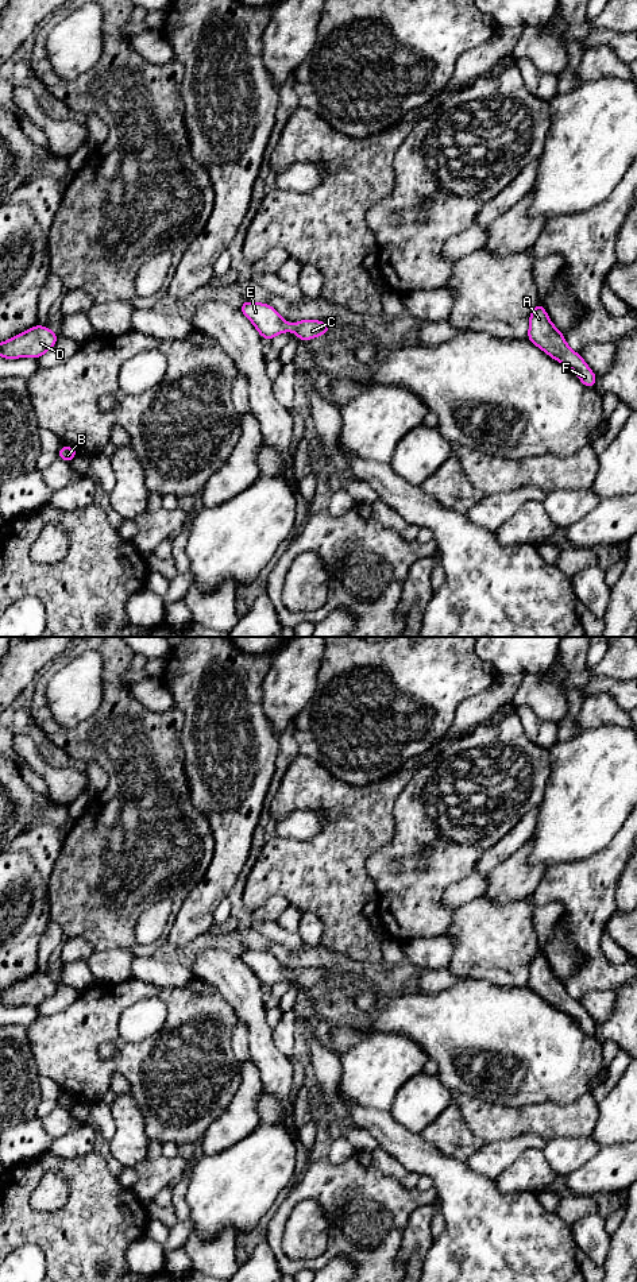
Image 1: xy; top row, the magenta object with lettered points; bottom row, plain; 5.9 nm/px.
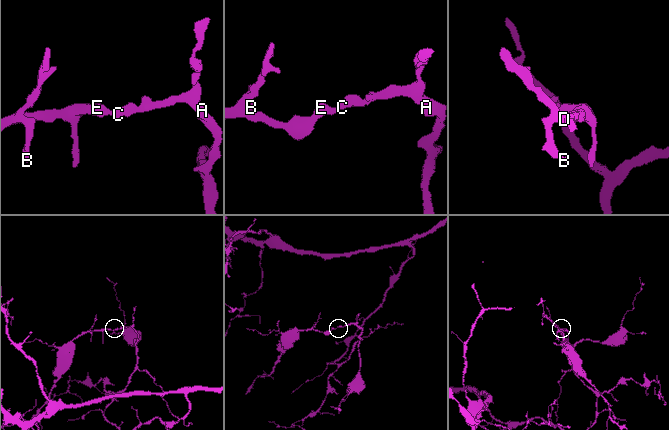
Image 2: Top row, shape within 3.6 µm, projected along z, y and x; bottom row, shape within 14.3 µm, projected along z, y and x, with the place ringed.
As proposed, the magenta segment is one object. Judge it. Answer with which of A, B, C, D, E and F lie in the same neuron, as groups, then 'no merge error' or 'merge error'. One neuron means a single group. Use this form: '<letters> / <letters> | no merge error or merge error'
A B C D E F | no merge error

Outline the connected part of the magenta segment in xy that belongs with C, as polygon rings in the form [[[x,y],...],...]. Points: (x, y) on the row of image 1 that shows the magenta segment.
[[[244,301],[243,314],[254,324],[263,339],[271,340],[282,332],[293,332],[298,340],[310,340],[329,332],[329,327],[320,320],[300,320],[297,324],[285,321],[269,304]]]

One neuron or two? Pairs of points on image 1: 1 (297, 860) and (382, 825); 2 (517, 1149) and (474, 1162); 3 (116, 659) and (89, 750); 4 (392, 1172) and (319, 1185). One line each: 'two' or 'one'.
1: one
2: one
3: one
4: two

